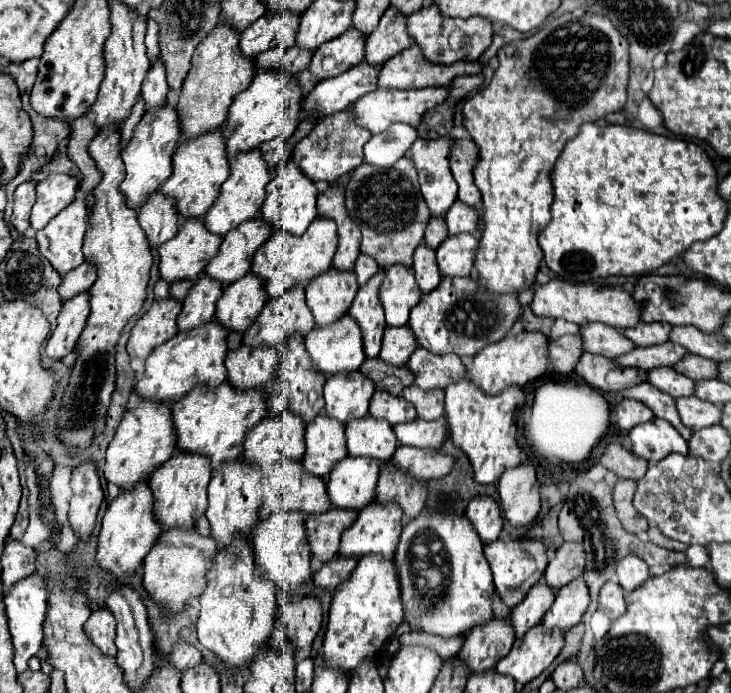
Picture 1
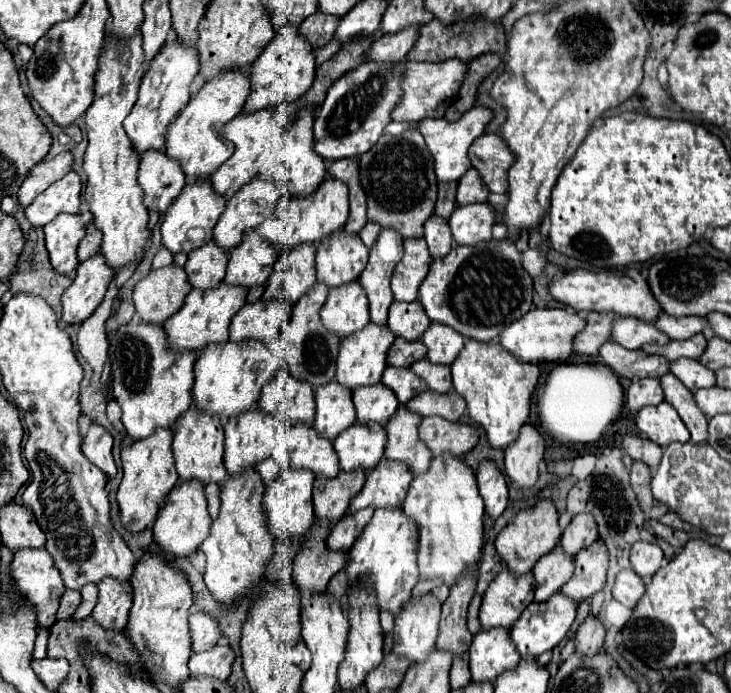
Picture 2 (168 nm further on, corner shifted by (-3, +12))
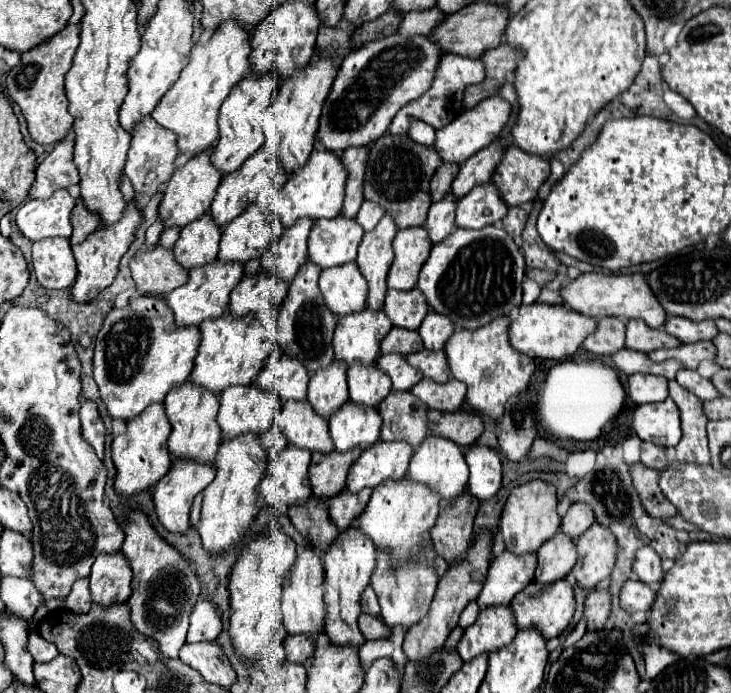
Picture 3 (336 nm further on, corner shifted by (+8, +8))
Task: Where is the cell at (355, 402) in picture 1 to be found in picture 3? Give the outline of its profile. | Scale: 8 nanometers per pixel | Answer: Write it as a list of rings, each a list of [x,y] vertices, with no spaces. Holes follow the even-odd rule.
[[[363,308],[361,312],[353,312],[349,316],[341,316],[337,320],[333,350],[335,358],[347,364],[361,362],[373,364],[379,356],[379,344],[385,332],[391,330],[391,320],[381,310]]]

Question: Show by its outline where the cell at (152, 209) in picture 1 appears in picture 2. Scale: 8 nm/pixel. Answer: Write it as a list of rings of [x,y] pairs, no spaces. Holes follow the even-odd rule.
[[[146,152],[138,168],[138,184],[144,190],[144,206],[158,214],[164,214],[172,200],[180,196],[186,176],[176,160],[170,160],[162,152]]]

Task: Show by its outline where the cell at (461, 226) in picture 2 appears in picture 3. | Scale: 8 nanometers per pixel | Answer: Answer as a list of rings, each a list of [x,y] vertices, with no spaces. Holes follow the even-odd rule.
[[[481,184],[465,194],[457,204],[457,228],[483,228],[499,224],[507,214],[507,204],[497,196],[493,184]]]

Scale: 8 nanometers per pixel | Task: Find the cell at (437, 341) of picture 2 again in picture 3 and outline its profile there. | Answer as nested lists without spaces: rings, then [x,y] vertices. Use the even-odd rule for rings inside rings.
[[[429,312],[425,316],[425,320],[421,322],[419,334],[423,338],[425,348],[437,352],[437,350],[441,350],[445,346],[445,342],[453,334],[453,322],[447,316],[441,316],[437,312]]]

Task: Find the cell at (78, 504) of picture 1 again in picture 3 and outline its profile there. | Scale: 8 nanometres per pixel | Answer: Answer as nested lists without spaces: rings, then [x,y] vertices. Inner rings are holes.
[[[83,400],[81,404],[81,430],[83,438],[95,448],[95,454],[103,458],[105,448],[105,424],[97,412],[97,404],[93,400]]]

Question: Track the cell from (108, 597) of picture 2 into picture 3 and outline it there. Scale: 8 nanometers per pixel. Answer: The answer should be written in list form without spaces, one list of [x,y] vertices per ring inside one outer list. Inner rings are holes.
[[[123,552],[97,556],[89,578],[95,604],[109,606],[113,602],[125,602],[131,596],[131,572]]]

